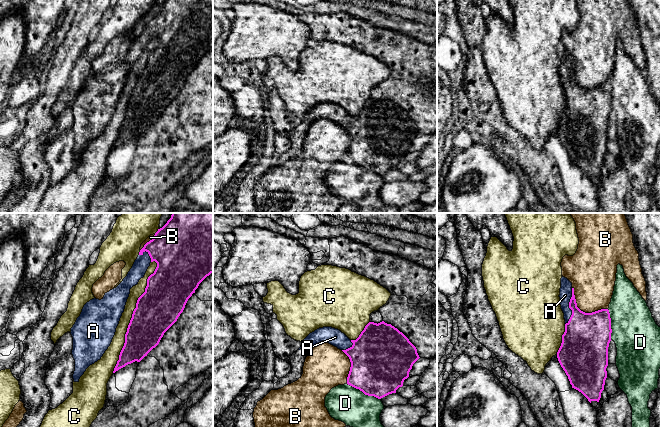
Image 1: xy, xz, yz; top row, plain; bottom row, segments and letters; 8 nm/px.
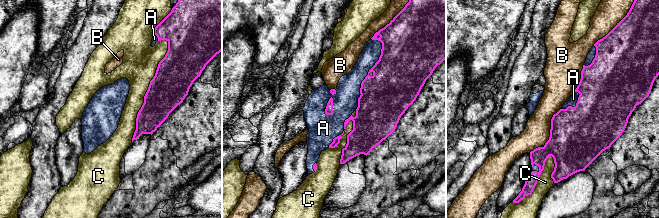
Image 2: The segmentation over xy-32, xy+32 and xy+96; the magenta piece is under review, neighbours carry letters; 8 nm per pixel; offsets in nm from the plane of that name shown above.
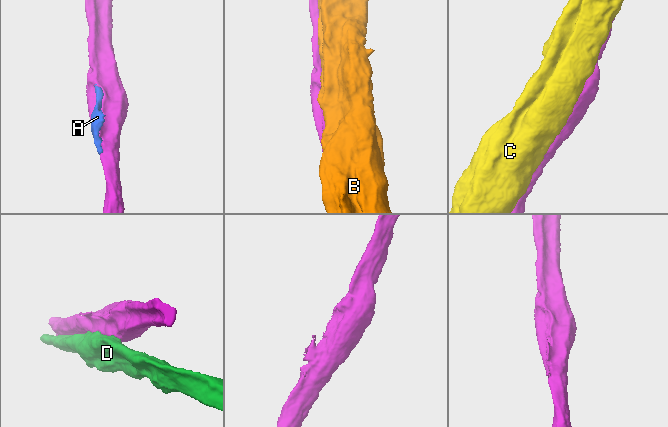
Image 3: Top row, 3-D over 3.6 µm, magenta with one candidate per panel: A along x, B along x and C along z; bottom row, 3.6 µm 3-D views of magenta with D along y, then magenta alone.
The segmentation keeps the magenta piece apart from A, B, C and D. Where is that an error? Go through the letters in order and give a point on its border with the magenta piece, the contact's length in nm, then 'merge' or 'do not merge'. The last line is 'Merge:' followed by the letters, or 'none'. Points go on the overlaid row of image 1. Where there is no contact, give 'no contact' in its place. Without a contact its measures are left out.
A: contact yz (569, 306); length 300 nm; merge
B: contact yz (582, 311); length 340 nm; do not merge
C: contact xy (132, 316); length 950 nm; do not merge
D: contact xz (364, 393); length 300 nm; do not merge
Merge: A

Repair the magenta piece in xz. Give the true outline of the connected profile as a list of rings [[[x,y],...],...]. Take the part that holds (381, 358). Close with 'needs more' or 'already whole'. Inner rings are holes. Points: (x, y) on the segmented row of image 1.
[[[369,322],[356,340],[350,340],[340,330],[332,327],[323,327],[310,333],[301,347],[289,359],[290,372],[274,384],[273,390],[278,390],[301,378],[303,366],[309,350],[320,342],[327,342],[342,350],[350,359],[351,367],[347,377],[347,384],[359,389],[365,395],[381,399],[389,394],[396,393],[403,386],[413,364],[420,358],[416,347],[409,339],[391,324]]]; needs more

